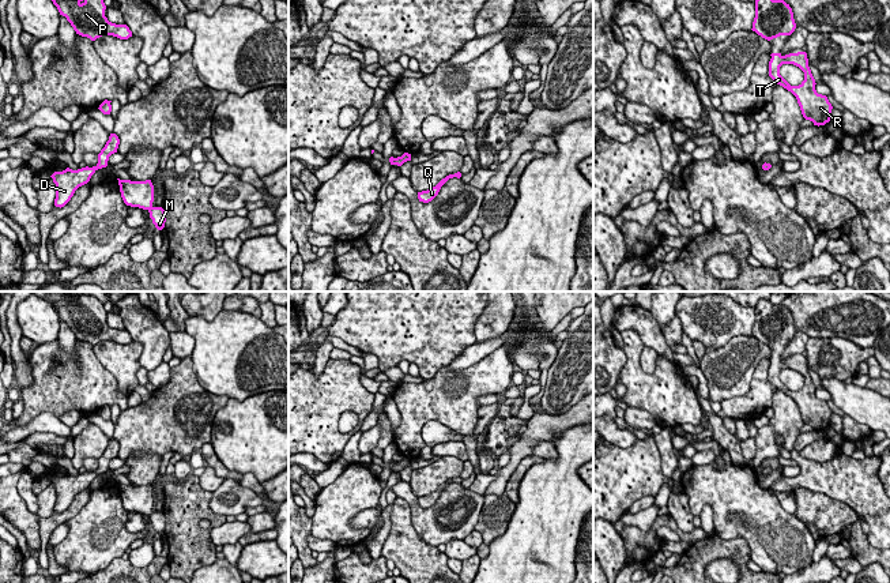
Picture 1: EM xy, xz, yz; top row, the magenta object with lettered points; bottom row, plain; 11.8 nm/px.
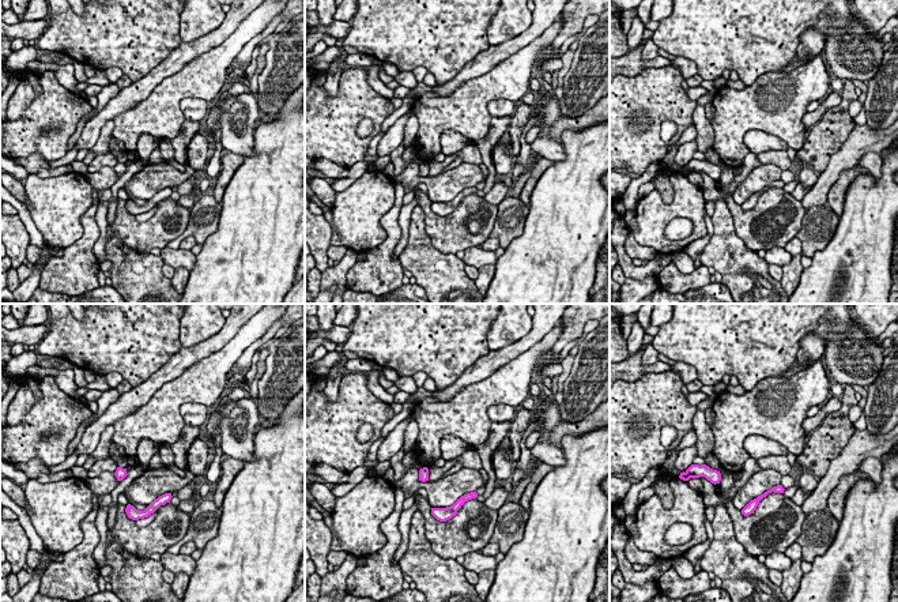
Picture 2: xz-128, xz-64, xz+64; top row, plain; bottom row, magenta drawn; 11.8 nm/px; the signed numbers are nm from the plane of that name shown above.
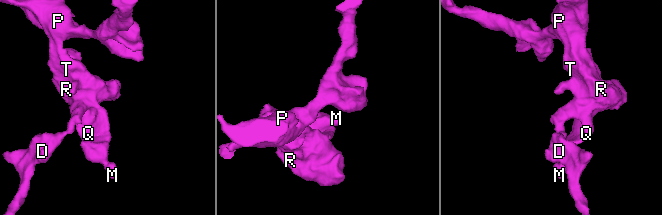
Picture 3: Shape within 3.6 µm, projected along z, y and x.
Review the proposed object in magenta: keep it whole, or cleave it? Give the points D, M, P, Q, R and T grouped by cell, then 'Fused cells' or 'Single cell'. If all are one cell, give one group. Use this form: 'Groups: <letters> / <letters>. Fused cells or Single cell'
Groups: D M P Q R T. Single cell

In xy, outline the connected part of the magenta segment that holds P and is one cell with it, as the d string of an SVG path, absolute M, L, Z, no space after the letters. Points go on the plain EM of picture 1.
M52 292L46 301L57 312L60 320L67 323L76 339L82 342L91 346L102 341L113 341L120 345L132 342L127 330L116 330L108 326L103 304L93 296Z

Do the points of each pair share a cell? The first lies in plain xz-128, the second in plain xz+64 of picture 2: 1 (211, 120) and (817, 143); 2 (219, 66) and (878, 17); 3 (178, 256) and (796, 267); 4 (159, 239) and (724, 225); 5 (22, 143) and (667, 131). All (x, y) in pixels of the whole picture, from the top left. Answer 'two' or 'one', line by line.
1: one
2: two
3: two
4: two
5: two

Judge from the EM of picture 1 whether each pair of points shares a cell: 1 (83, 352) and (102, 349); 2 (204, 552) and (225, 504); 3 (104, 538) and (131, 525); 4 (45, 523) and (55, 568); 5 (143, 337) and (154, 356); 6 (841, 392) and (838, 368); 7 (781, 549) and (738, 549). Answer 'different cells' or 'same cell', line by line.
1: different cells
2: different cells
3: different cells
4: different cells
5: same cell
6: different cells
7: different cells

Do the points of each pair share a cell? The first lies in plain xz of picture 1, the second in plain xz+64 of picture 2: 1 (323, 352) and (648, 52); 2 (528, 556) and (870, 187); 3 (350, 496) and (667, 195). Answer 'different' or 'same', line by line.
1: same
2: same
3: different

